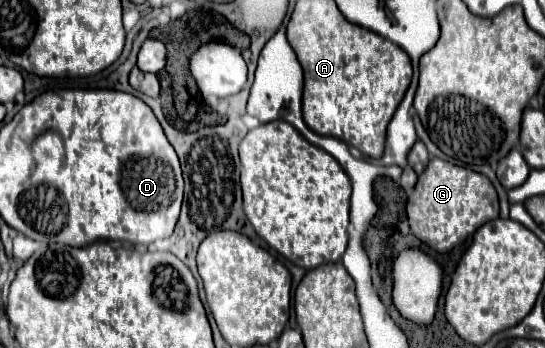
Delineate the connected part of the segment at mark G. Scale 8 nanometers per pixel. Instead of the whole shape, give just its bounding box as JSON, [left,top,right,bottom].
[406,158,498,254]

